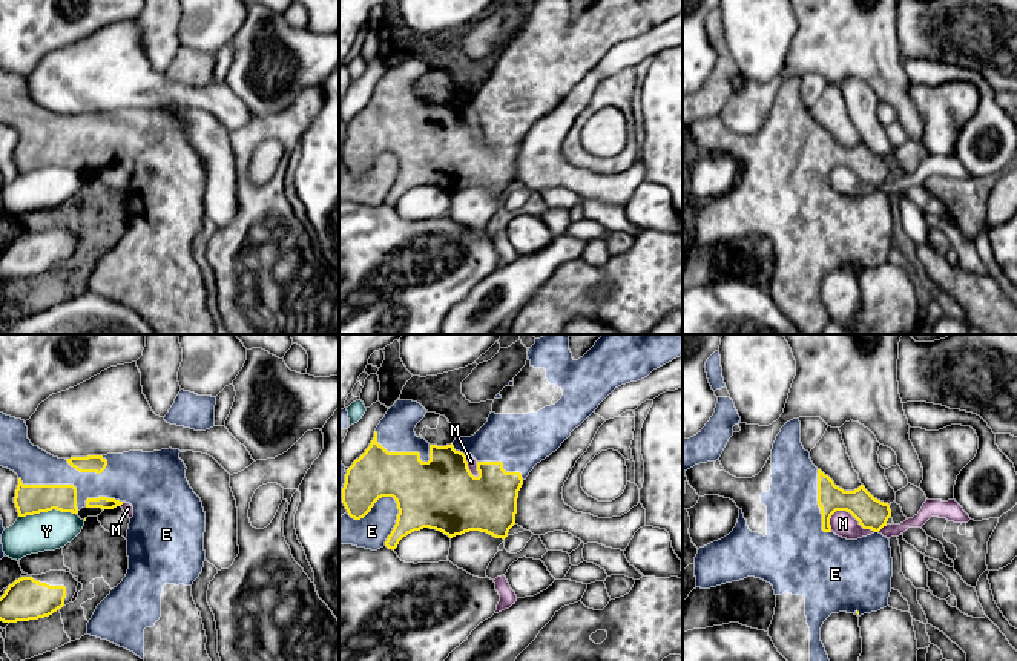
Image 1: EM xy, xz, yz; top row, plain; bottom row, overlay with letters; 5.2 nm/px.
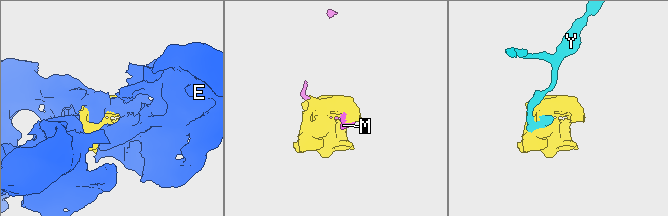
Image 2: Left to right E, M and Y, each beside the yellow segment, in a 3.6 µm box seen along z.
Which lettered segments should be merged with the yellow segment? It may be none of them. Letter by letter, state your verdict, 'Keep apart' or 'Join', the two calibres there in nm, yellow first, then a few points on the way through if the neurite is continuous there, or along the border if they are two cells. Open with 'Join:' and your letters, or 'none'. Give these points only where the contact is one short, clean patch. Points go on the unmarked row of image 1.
Join: E
E: Join. Thickness 280 nm (yellow) against 170 nm
M: Keep apart. Thickness 160 nm (yellow) against 130 nm
Y: Keep apart. Thickness 160 nm (yellow) against 200 nm. Boundary: xy (75, 169), (48, 166), (19, 174)

